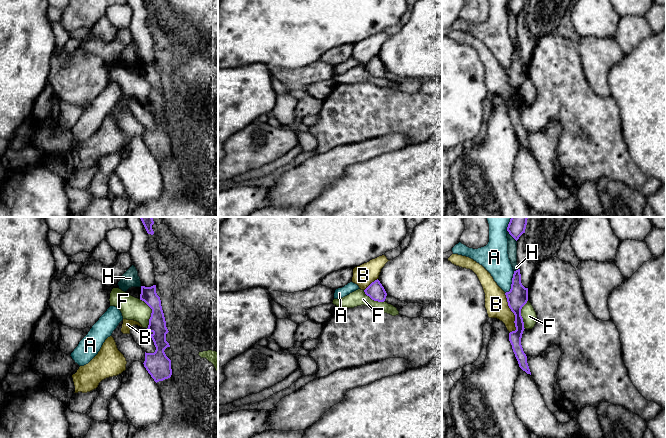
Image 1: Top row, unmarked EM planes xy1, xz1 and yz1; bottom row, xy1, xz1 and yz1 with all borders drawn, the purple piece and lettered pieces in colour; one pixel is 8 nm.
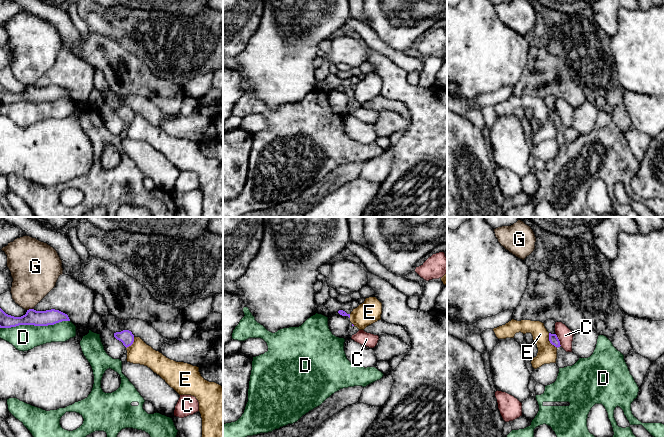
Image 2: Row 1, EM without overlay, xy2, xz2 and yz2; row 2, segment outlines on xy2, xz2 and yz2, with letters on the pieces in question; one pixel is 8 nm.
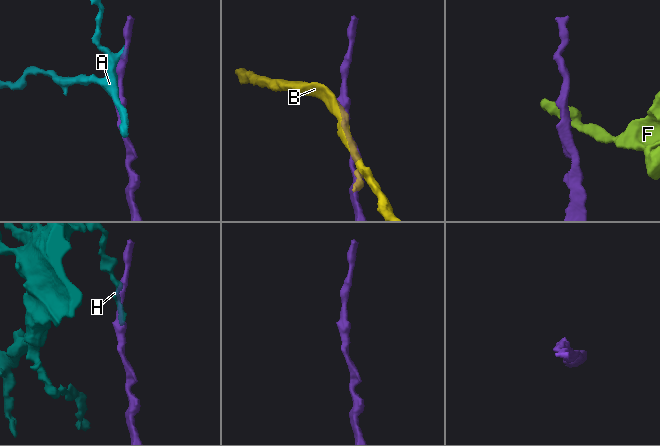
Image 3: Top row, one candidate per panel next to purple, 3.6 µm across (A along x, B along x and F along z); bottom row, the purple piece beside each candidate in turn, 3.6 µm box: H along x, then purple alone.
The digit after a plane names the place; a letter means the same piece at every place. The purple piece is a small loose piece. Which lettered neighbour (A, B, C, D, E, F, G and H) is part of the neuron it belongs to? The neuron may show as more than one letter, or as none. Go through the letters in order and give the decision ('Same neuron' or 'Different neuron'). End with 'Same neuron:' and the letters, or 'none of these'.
A: Different neuron
B: Different neuron
C: Different neuron
D: Different neuron
E: Different neuron
F: Different neuron
G: Different neuron
H: Different neuron
Same neuron: none of these

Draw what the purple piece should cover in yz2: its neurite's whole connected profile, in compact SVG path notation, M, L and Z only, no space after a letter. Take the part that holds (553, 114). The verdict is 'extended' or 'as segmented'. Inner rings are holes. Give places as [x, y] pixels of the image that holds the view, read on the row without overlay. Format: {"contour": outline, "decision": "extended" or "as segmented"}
{"contour": "M549 109L549 117L552 121L557 124L557 135L556 140L559 144L574 141L579 133L573 128L566 128L560 121L560 117L556 110Z", "decision": "extended"}

